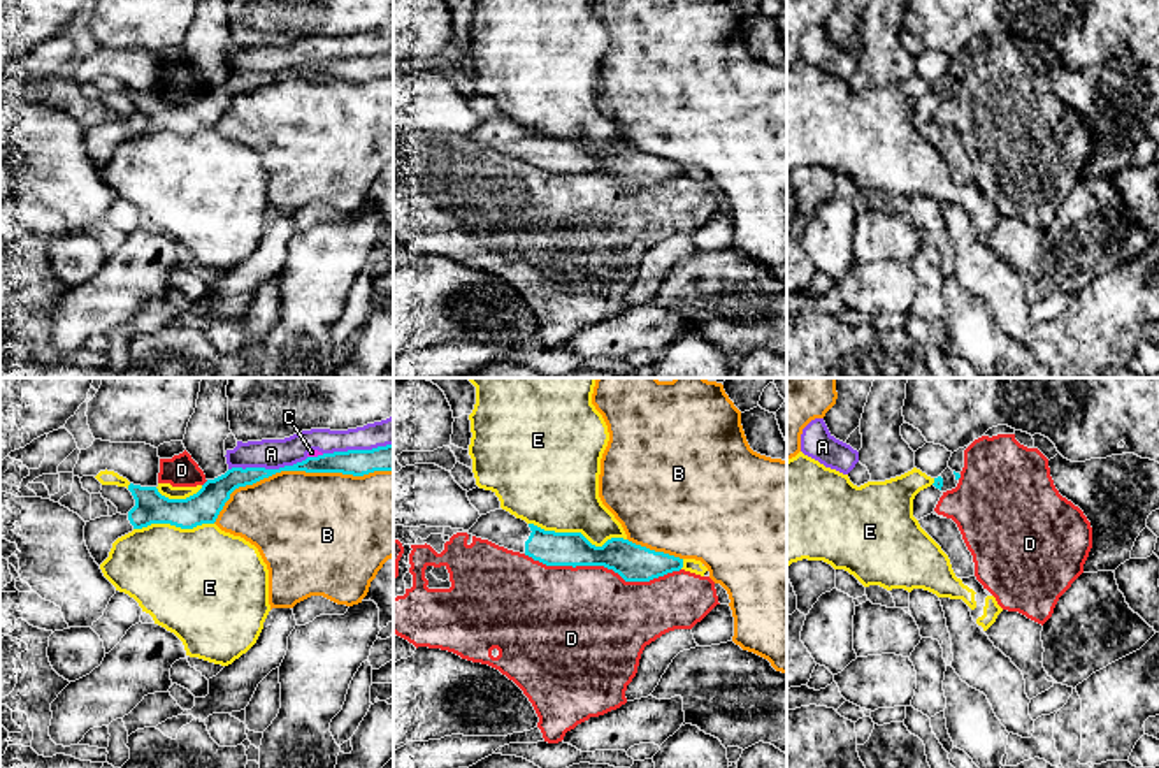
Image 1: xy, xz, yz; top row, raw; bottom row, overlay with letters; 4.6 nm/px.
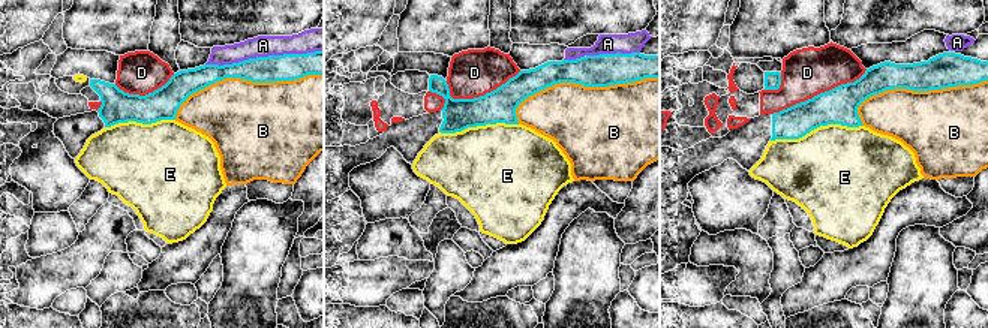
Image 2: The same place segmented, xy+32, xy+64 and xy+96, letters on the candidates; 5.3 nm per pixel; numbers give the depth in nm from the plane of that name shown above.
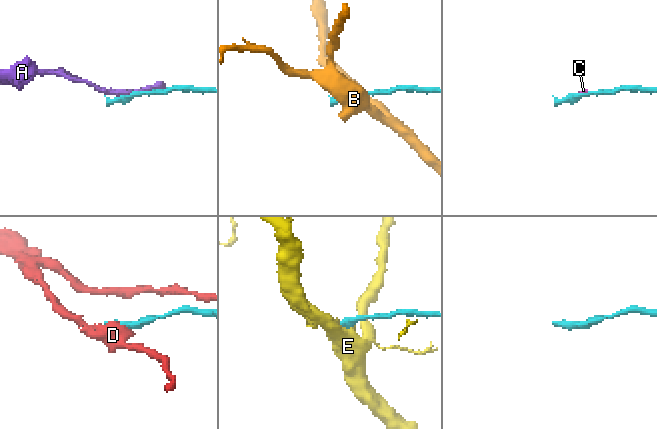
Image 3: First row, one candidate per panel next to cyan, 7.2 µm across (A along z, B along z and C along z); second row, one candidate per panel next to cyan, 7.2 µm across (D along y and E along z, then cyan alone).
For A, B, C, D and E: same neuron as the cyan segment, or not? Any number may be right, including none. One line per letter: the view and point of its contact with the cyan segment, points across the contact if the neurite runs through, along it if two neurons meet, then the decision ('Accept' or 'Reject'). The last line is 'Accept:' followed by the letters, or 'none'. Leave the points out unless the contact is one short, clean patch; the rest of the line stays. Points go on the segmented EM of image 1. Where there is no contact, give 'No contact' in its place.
A: Touches cyan at xy (267, 470). Reject
B: Touches cyan at xy (297, 470). Reject
C: Touches cyan at xy (315, 457). Boundary: xy (323, 454), (308, 457). Reject
D: Touches cyan at xz (603, 565). Reject
E: Touches cyan at xz (578, 533). Reject
Accept: none

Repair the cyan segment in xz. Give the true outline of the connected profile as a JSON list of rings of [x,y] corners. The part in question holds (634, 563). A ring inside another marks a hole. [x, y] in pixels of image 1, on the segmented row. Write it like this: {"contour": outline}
{"contour": [[[502,508],[481,515],[469,534],[546,566],[604,566],[625,582],[650,582],[683,568],[683,559],[623,538],[611,538],[602,547],[595,547],[581,533],[544,531]]]}

